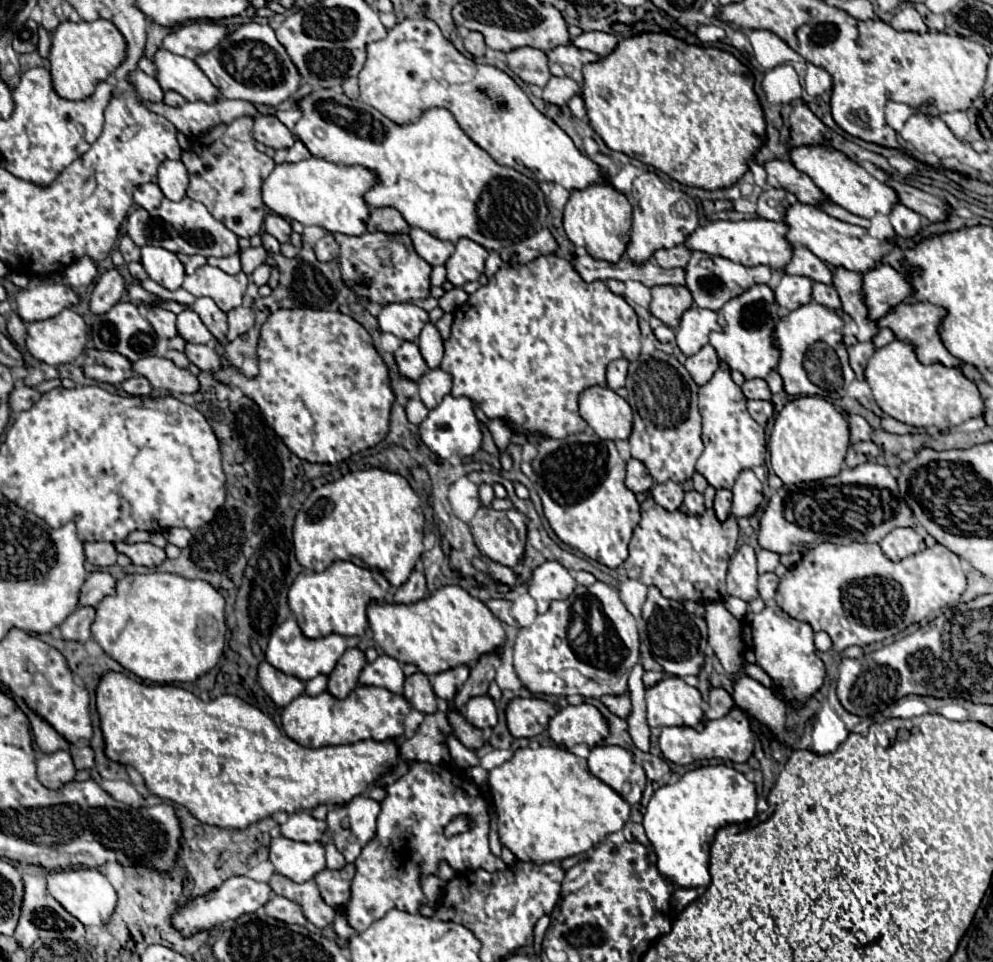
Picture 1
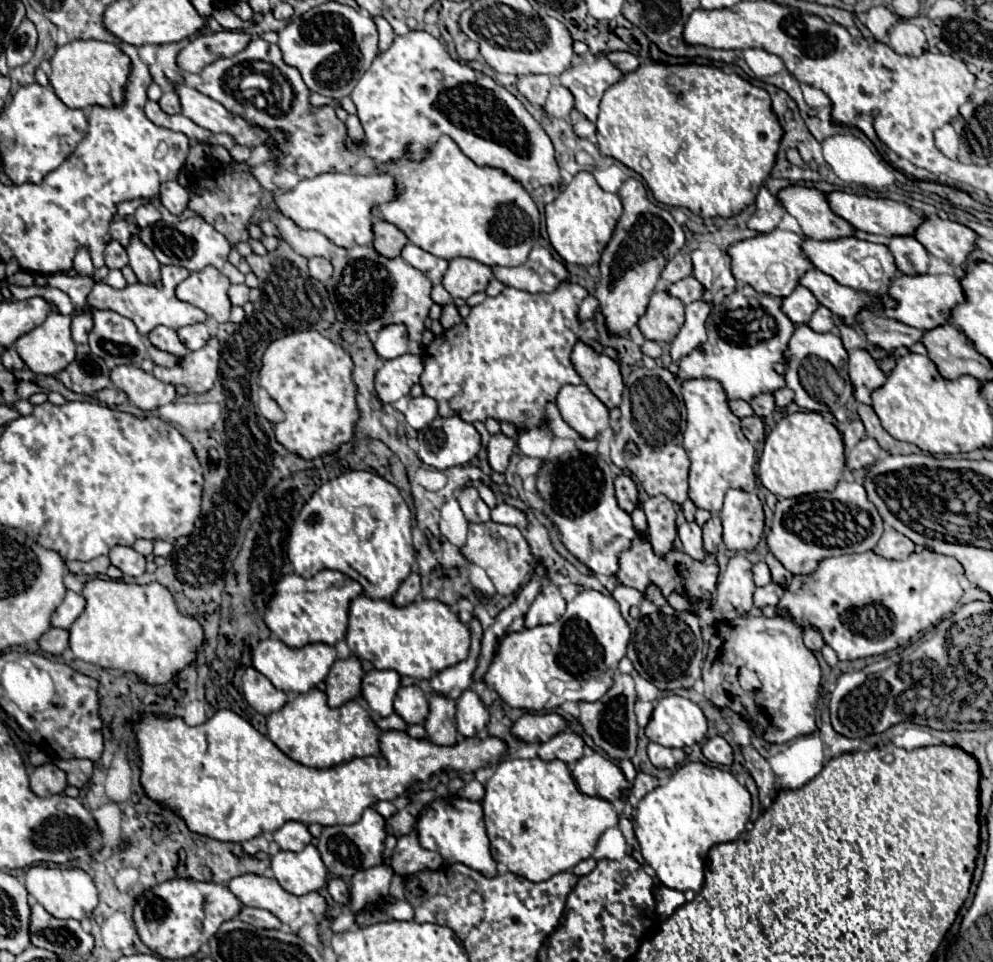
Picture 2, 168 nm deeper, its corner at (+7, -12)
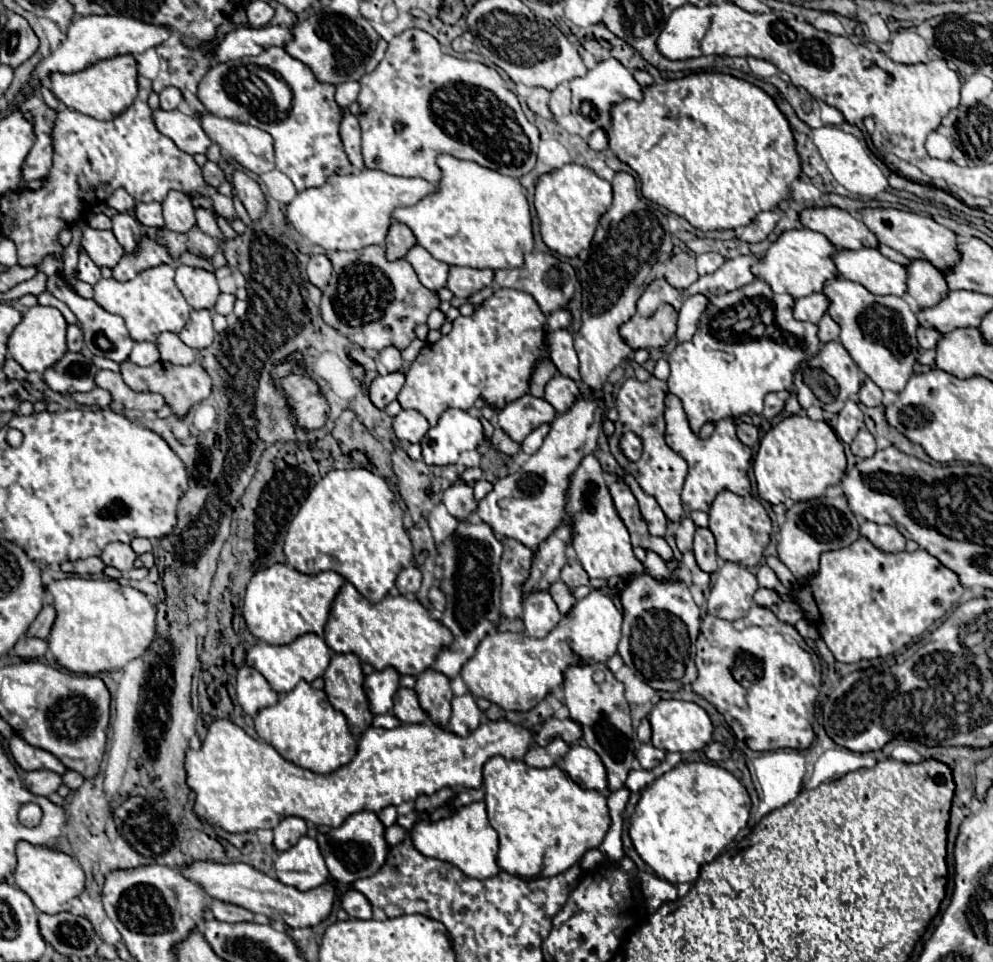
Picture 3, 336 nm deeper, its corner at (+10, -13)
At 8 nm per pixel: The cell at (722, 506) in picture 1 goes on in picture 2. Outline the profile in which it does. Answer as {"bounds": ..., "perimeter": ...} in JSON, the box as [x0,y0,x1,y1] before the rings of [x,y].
{"bounds":[702,516,722,554],"perimeter":[[[712,516],[702,530],[704,530],[704,550],[716,554],[718,546],[722,544],[722,520],[718,516]]]}

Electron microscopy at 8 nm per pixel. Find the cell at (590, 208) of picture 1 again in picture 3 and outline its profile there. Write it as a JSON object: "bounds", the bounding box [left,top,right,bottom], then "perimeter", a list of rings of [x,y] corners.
{"bounds":[535,163,613,257],"perimeter":[[[567,163],[559,169],[553,169],[537,179],[535,185],[535,209],[541,223],[541,237],[551,251],[557,251],[565,257],[577,257],[579,251],[589,249],[593,231],[601,219],[601,215],[609,209],[613,199],[611,185],[597,177],[591,169]]]}

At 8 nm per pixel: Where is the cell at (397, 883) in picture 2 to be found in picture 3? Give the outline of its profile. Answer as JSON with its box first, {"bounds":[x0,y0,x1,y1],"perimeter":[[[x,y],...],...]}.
{"bounds":[317,811,387,883],"perimeter":[[[359,811],[353,813],[345,819],[345,823],[337,829],[331,829],[329,833],[319,833],[317,835],[317,843],[319,849],[323,853],[323,859],[327,863],[327,869],[331,873],[331,877],[339,883],[353,883],[355,879],[363,879],[373,875],[373,871],[377,871],[377,867],[381,867],[381,863],[385,863],[385,851],[387,851],[387,841],[383,837],[385,827],[379,821],[379,817],[371,811]]]}

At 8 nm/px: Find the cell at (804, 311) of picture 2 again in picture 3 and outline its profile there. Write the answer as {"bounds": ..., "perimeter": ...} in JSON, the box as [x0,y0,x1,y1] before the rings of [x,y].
{"bounds":[793,295,829,323],"perimeter":[[[807,295],[795,301],[793,307],[793,315],[799,321],[811,321],[811,323],[819,323],[821,317],[827,313],[829,309],[829,299],[827,295]]]}

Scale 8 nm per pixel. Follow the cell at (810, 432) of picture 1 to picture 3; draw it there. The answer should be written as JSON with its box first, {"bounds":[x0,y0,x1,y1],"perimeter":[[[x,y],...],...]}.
{"bounds":[753,415,845,503],"perimeter":[[[791,415],[761,439],[753,471],[757,493],[767,503],[809,501],[823,495],[827,487],[833,487],[843,479],[845,453],[835,431],[825,421],[811,421],[807,415]]]}

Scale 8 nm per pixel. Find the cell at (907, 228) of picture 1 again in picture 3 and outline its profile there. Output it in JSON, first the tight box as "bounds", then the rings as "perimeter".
{"bounds":[907,261,949,309],"perimeter":[[[913,261],[911,267],[907,269],[907,275],[909,275],[907,293],[917,301],[919,309],[935,307],[949,293],[943,275],[931,263]]]}

